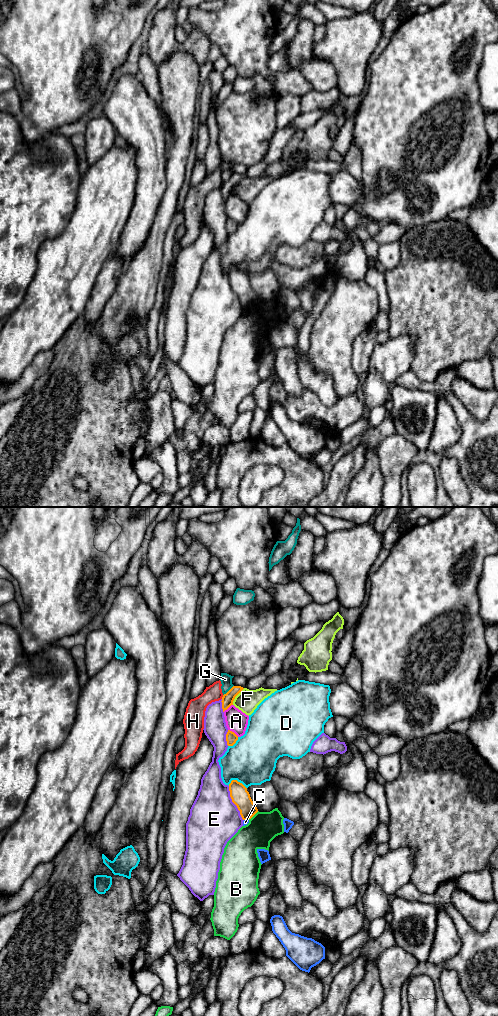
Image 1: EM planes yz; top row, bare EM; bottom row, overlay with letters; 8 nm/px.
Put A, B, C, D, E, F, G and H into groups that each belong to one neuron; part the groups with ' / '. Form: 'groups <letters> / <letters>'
groups A / B / C / D / E G / F / H

